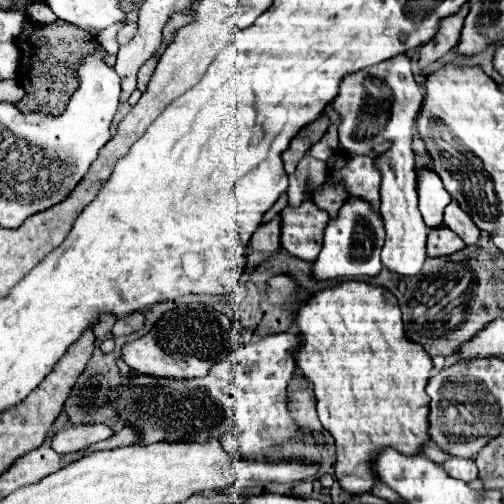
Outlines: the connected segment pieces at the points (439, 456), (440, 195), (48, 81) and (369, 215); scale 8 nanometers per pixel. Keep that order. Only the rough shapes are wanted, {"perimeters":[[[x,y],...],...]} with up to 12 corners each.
{"perimeters":[[[434,442],[424,446],[422,454],[432,462],[446,462],[448,452]],[[420,170],[418,208],[428,228],[444,226],[452,196],[438,174]],[[28,20],[22,112],[62,114],[94,38],[64,20]],[[348,200],[326,228],[316,280],[374,278],[382,216]]]}

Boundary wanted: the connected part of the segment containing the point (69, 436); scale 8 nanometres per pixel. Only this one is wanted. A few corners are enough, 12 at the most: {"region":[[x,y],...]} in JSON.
{"region":[[66,424],[52,440],[58,454],[82,452],[114,434],[104,424]]}

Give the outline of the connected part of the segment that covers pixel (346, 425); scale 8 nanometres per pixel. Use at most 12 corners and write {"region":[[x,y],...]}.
{"region":[[343,281],[298,306],[294,358],[352,496],[384,448],[430,440],[432,358],[394,294]]}

